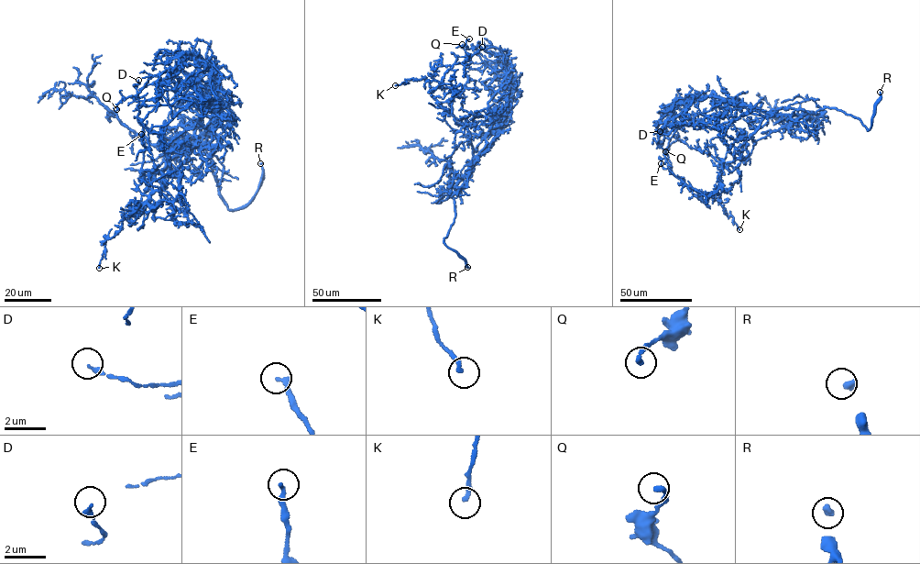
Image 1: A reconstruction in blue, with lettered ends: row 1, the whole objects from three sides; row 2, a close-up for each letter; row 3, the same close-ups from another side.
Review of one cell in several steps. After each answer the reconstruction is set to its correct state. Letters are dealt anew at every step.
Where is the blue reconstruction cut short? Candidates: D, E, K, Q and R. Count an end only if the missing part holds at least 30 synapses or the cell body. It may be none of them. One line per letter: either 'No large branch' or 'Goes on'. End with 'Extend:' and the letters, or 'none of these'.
D: No large branch
E: No large branch
K: No large branch
Q: No large branch
R: Goes on
Extend: R

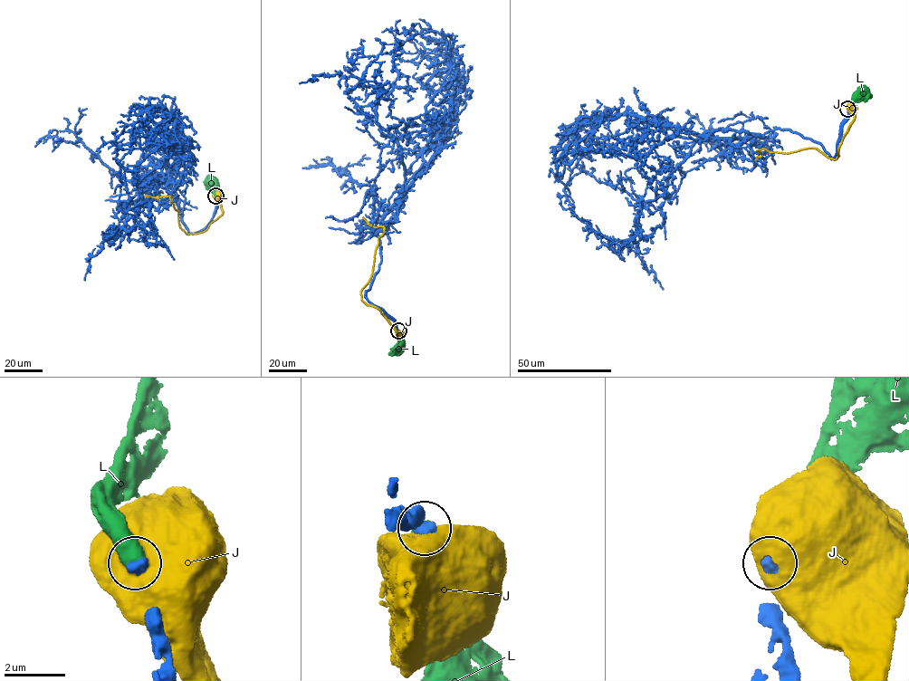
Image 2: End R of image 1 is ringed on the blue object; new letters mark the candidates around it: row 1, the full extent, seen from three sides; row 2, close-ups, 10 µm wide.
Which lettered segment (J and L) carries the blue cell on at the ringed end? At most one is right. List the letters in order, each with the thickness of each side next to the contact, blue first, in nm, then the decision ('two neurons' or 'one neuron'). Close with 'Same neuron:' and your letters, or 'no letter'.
J: calibres 280 and 900 nm; two neurons
L: calibres 280 and 500 nm; one neuron
Same neuron: L

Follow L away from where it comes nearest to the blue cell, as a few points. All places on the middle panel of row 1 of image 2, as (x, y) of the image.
L: (399, 330), (401, 344), (397, 350)

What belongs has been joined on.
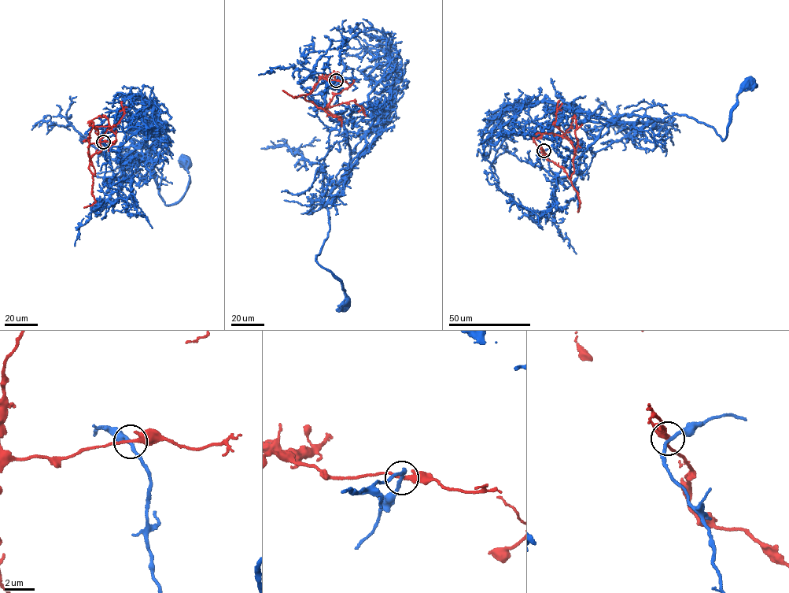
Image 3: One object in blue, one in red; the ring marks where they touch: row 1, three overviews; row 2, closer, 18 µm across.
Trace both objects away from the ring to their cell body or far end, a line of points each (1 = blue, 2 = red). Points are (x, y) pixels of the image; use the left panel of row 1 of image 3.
1: (103, 141), (105, 176), (118, 179), (135, 163), (119, 156), (143, 157), (166, 205), (188, 186), (184, 161)
2: (103, 141), (89, 145), (93, 174), (90, 157), (116, 138), (105, 116), (90, 121), (91, 124)

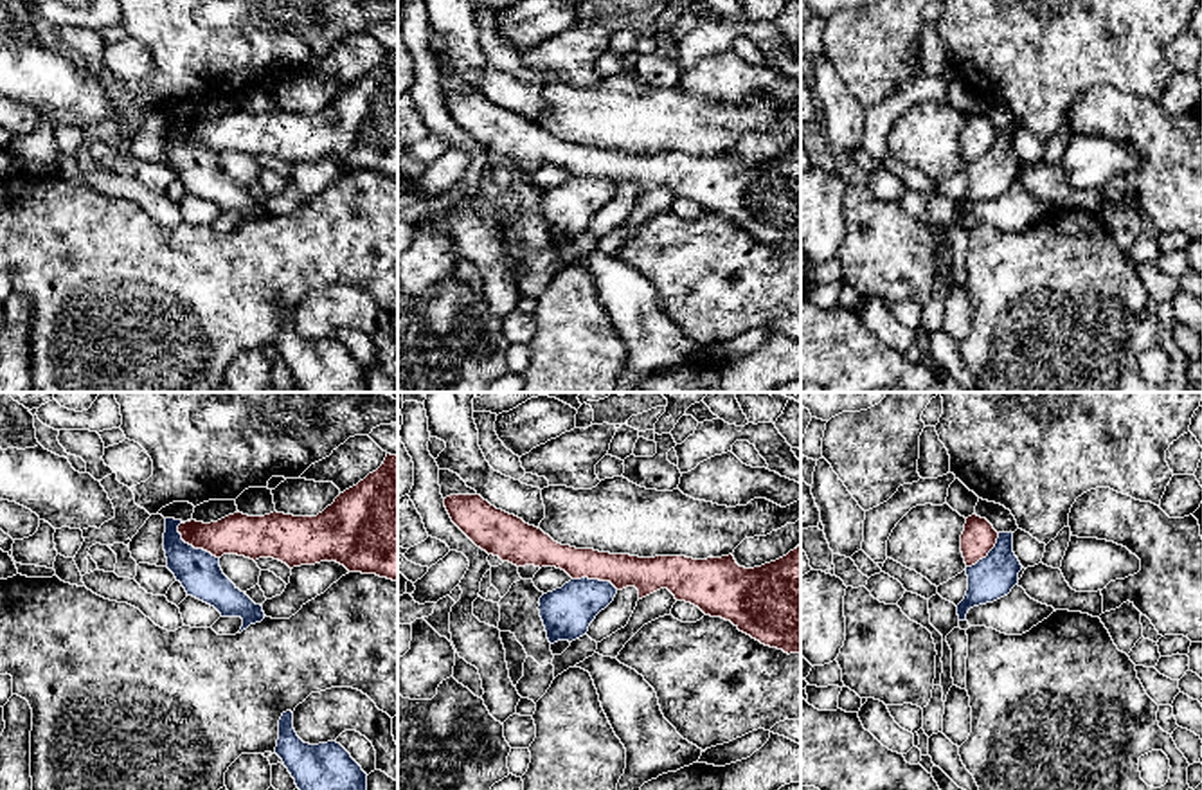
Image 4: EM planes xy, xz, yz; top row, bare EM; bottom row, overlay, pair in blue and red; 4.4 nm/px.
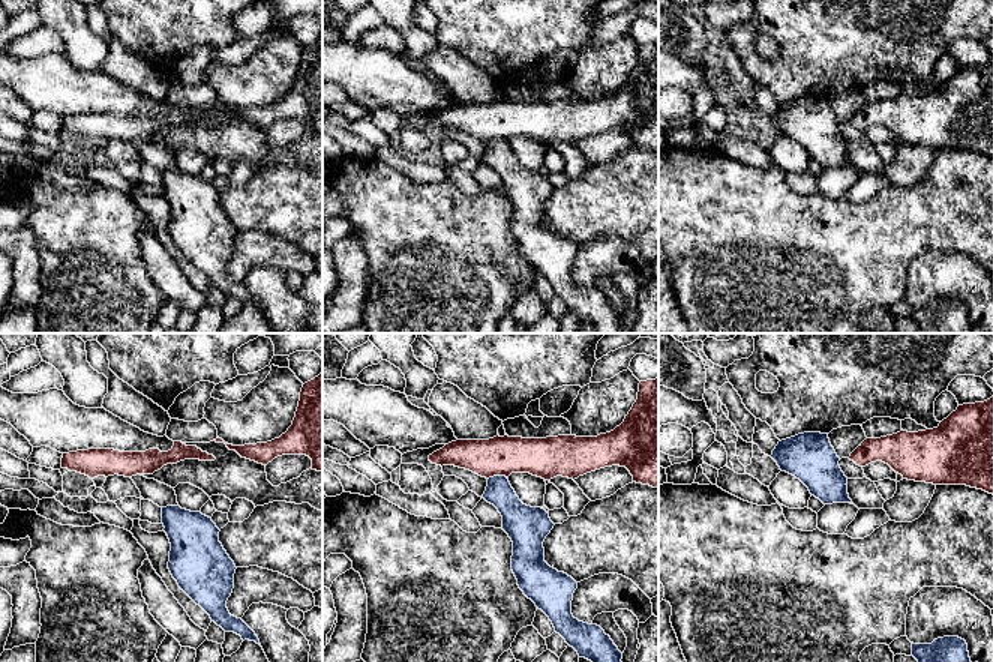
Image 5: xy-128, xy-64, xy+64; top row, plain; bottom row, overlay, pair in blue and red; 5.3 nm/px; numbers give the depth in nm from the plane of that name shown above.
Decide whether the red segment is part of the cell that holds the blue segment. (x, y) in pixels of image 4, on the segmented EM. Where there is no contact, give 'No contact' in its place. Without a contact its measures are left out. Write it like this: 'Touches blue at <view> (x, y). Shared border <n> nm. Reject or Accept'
Touches blue at xy (193, 547). Shared border 240 nm. Reject

